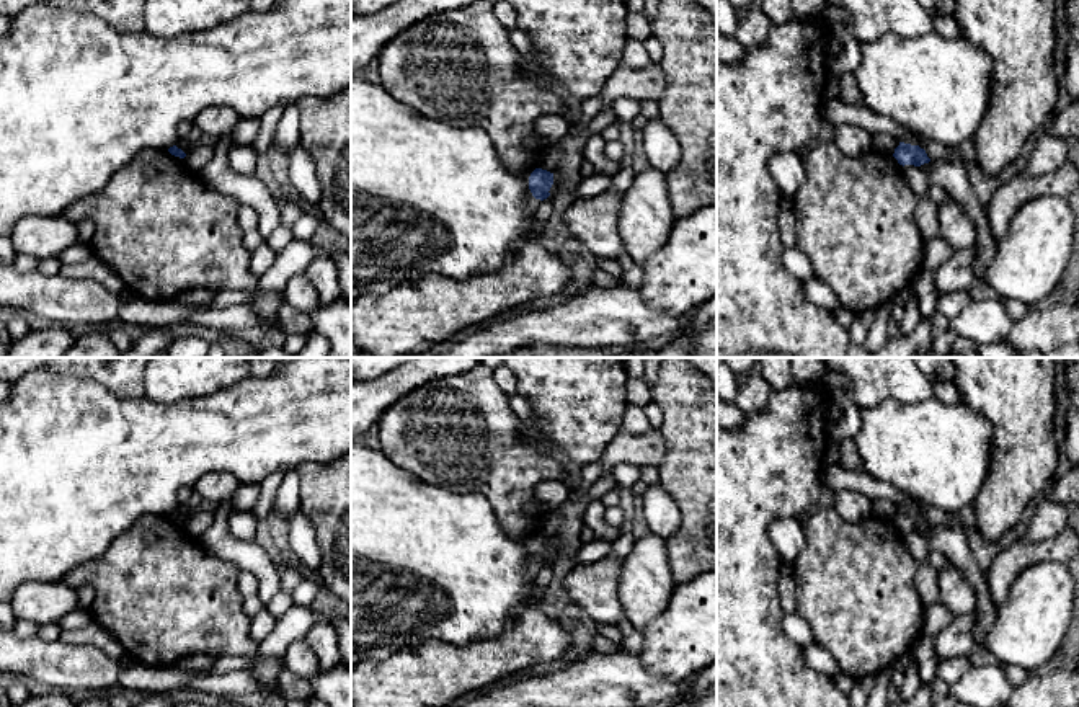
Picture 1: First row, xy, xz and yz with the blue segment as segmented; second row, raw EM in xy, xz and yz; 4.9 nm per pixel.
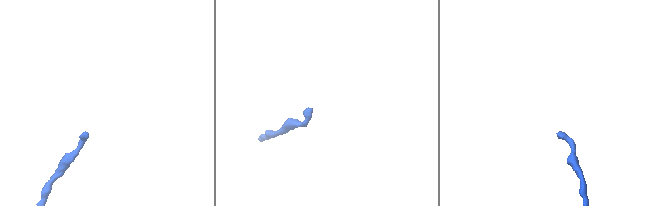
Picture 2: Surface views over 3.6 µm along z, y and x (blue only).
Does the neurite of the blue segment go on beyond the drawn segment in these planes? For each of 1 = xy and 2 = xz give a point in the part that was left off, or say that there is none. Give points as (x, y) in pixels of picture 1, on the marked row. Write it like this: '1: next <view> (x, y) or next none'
1: next none
2: next none

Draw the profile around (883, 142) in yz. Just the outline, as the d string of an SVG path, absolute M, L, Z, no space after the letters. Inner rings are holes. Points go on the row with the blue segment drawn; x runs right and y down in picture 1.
M873 134L872 136L872 147L873 150L893 155L895 149L899 145L899 140L896 140L890 134Z

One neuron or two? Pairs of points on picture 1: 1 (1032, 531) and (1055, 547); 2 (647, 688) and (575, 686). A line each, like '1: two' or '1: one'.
1: two
2: one

